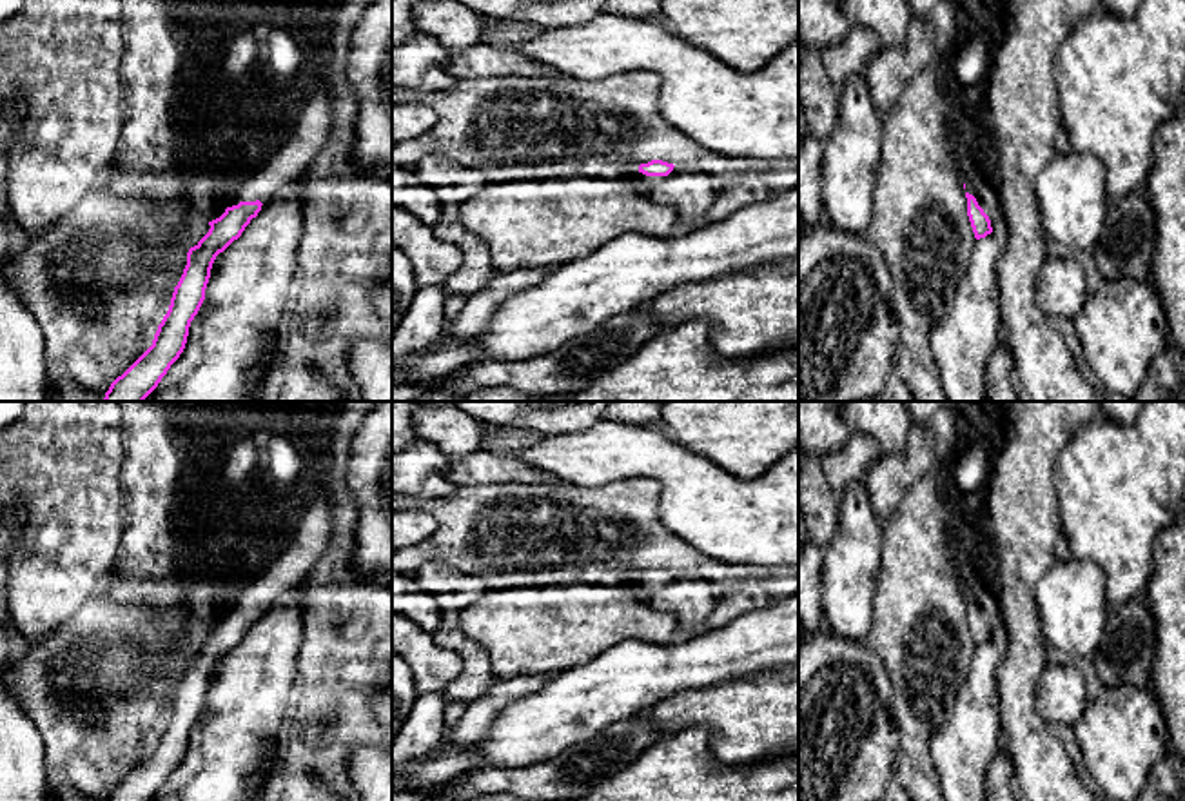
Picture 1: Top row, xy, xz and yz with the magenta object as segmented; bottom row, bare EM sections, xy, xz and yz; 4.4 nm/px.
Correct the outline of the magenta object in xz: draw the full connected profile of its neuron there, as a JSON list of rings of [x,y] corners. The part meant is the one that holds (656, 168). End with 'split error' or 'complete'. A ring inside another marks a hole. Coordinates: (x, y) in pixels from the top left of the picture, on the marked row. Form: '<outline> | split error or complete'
[[[651,160],[648,163],[637,165],[633,174],[622,178],[584,178],[584,176],[566,176],[566,178],[544,178],[544,180],[512,180],[486,183],[497,189],[495,198],[499,200],[557,200],[566,194],[595,198],[606,194],[642,194],[655,196],[668,176],[677,171],[679,165]]] | split error

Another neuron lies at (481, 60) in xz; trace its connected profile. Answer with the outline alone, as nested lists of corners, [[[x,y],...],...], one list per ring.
[[[483,42],[454,53],[446,69],[459,82],[488,76],[563,78],[561,73],[534,62],[521,51],[497,49]]]

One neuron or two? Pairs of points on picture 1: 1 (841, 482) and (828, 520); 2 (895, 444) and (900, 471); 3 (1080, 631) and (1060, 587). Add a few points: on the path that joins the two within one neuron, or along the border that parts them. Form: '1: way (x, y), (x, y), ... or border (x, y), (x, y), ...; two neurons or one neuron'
1: border (819, 456), (824, 478), (837, 496); two neurons
2: border (913, 424), (911, 436), (900, 453), (882, 453); two neurons
3: way (1073, 620), (1069, 598); one neuron

